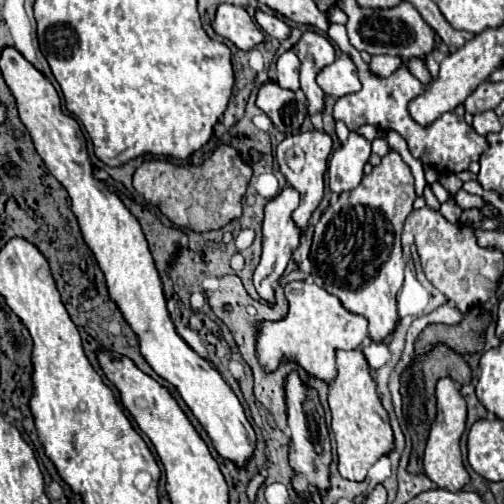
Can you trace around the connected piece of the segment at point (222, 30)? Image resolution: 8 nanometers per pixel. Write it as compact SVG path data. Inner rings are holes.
M220 4L214 24L214 32L230 40L238 50L252 50L256 48L262 40L264 34L262 30L254 24L254 20L248 16L248 12L240 6L234 4Z

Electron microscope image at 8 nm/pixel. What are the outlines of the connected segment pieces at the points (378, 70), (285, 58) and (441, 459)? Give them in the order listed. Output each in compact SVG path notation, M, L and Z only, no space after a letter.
M376 54L376 56L372 56L372 62L370 62L372 72L378 76L390 76L400 66L402 66L402 58L390 56L390 54Z
M288 50L284 52L280 58L278 58L278 86L280 88L286 88L286 90L298 90L300 88L300 82L298 82L298 72L300 72L300 60L298 56L294 54L294 50Z
M442 378L438 382L436 398L438 398L438 414L430 428L430 436L428 436L428 444L426 444L424 472L438 488L458 492L470 480L470 476L464 468L464 462L462 462L462 452L460 452L460 438L466 428L466 400L462 398L456 382L450 378Z

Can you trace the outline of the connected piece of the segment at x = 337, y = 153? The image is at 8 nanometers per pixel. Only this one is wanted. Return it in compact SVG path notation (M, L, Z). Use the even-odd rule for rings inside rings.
M350 132L348 140L334 150L330 164L328 164L328 176L330 176L330 190L334 194L340 194L344 190L352 190L362 180L362 168L368 162L370 156L370 142L358 134Z

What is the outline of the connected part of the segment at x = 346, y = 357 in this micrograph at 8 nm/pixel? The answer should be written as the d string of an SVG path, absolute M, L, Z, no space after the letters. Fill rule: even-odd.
M360 350L336 354L338 376L330 384L330 410L332 410L332 432L338 444L338 470L346 480L362 482L366 478L368 468L380 460L382 456L394 450L394 436L388 420L388 412L384 410L380 396L376 392L376 384L368 372L368 364Z

